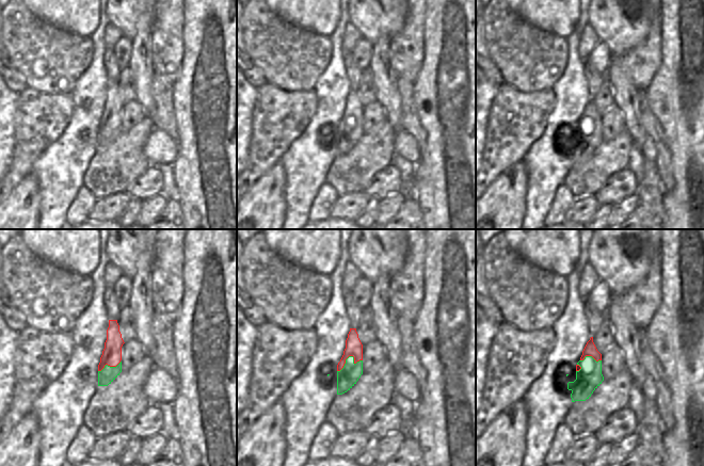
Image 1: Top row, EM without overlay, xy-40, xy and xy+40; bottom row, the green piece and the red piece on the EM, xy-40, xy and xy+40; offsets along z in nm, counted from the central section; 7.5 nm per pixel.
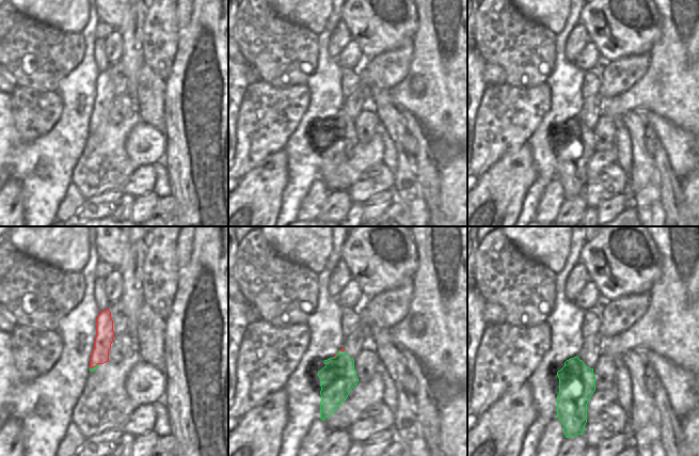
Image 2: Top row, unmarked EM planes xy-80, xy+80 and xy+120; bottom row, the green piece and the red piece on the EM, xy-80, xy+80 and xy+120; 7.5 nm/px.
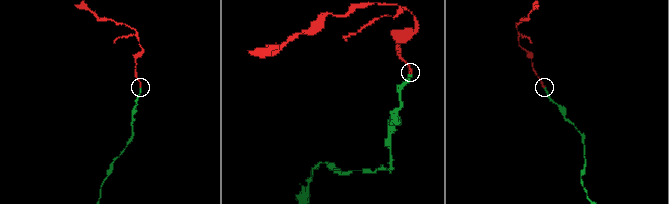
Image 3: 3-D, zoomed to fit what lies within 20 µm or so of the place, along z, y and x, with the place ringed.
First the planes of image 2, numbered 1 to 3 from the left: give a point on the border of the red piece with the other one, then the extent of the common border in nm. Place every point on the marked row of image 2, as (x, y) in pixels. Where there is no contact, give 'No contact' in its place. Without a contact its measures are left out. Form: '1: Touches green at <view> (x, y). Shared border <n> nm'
1: Touches green at xy-80 (93, 367). Shared border 80 nm
2: Touches green at xy+80 (342, 351). Shared border 40 nm
3: No contact

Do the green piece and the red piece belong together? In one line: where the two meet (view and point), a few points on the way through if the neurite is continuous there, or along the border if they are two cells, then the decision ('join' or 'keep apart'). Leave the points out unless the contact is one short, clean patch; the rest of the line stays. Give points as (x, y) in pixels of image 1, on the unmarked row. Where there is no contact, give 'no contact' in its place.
contact xy (349, 117); way xy (351, 133), (349, 117), (353, 113), (353, 107); join

